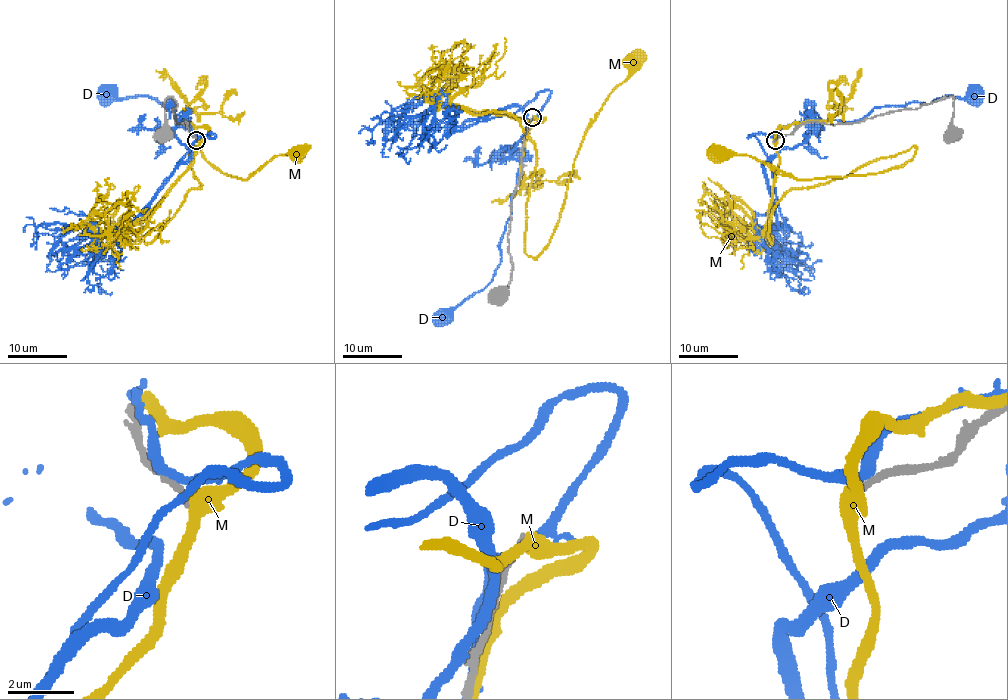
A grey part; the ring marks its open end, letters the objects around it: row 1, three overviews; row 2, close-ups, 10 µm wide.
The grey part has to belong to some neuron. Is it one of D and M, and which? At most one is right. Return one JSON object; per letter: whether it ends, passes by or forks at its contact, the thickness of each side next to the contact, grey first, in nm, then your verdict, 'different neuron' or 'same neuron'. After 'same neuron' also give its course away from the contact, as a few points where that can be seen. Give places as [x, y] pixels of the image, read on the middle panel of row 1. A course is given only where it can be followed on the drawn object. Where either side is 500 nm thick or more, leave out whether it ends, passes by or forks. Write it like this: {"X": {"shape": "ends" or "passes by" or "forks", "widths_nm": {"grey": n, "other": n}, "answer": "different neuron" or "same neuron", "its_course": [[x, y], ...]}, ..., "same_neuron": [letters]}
{"D": {"shape": "passes by", "widths_nm": {"grey": 300, "other": 280}, "answer": "different neuron"}, "M": {"shape": "passes by", "widths_nm": {"grey": 190, "other": 440}, "answer": "different neuron"}, "same_neuron": []}

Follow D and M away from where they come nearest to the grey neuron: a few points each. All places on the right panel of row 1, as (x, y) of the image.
D: (779, 136), (783, 127), (807, 120), (857, 121), (879, 106), (930, 103), (947, 96), (973, 96)
M: (774, 140), (771, 242), (770, 214), (792, 189), (916, 152), (876, 174), (793, 179), (748, 155), (708, 149)

